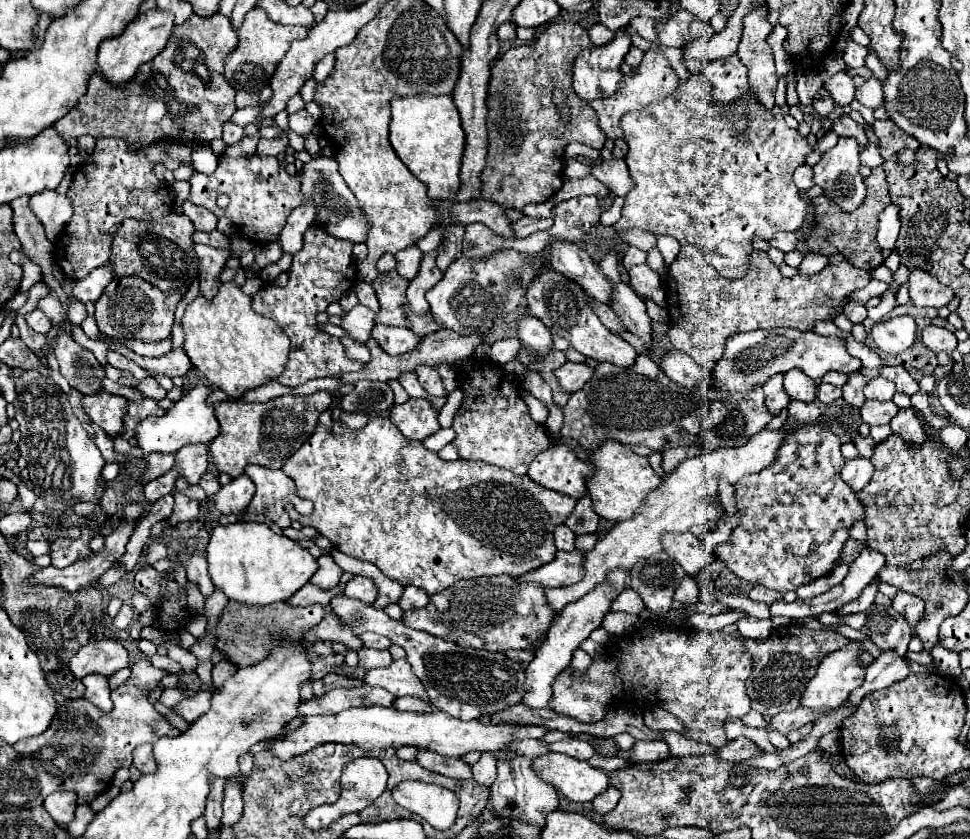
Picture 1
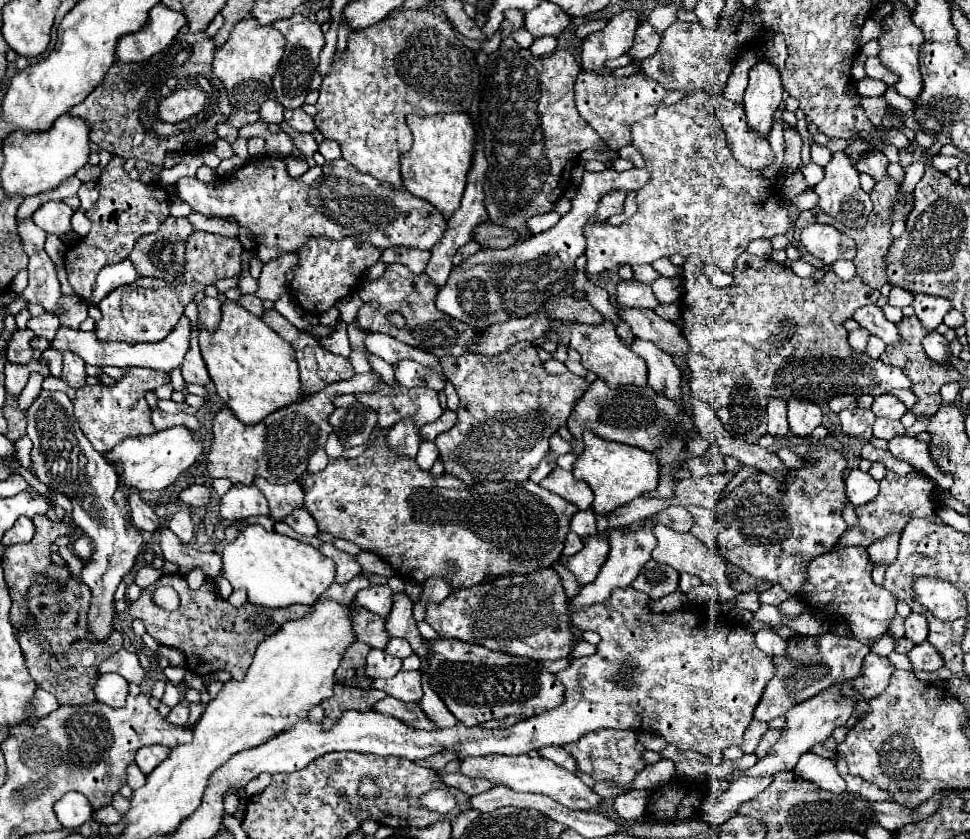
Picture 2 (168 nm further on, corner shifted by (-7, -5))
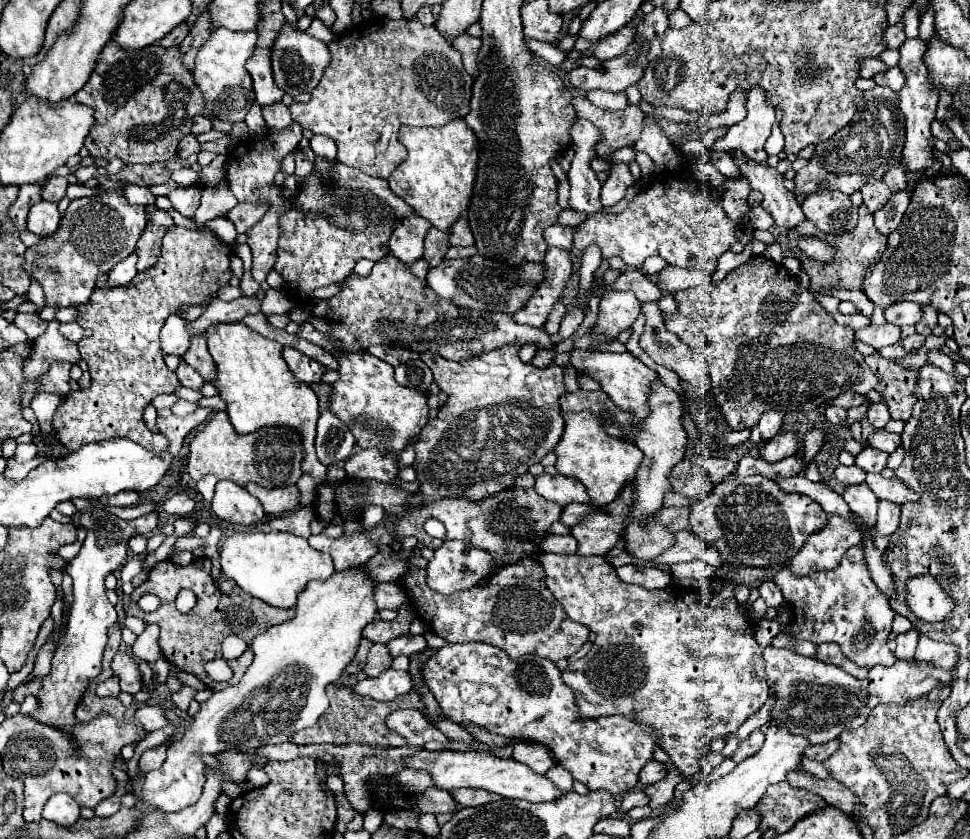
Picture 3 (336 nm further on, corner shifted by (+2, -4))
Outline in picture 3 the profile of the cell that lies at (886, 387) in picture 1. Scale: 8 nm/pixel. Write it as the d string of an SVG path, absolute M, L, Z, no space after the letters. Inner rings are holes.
M885 402L879 404L871 404L867 410L867 418L873 424L873 428L883 428L891 418L889 418L889 408L885 406Z

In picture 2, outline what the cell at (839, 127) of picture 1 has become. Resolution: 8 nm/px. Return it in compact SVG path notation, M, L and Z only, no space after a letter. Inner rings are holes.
M870 151L870 153L866 153L866 155L858 161L858 165L856 165L856 169L858 169L860 173L868 173L874 181L882 181L882 179L888 177L886 167L888 167L888 159L886 159L886 155L880 153L880 151Z

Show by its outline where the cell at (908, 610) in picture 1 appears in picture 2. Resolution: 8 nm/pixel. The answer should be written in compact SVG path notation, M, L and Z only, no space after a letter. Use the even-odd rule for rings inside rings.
M912 613L908 619L906 619L906 639L910 639L914 645L926 641L928 637L928 623L926 623L926 617L924 615L918 615L918 613Z

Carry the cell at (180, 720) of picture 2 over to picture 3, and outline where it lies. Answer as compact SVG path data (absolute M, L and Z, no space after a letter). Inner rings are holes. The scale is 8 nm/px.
M141 706L139 710L137 710L137 714L135 714L135 718L137 718L137 722L147 730L147 732L151 732L151 730L159 730L159 728L165 728L167 724L169 724L169 720L167 720L167 710L165 708L161 708L161 706Z

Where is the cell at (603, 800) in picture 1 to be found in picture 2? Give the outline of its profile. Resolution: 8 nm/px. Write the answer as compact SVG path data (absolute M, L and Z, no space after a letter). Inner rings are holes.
M644 789L644 791L626 791L622 795L616 797L614 801L614 811L622 817L622 819L628 819L628 821L636 821L640 817L646 815L646 805L648 805L648 799L650 799L652 791Z

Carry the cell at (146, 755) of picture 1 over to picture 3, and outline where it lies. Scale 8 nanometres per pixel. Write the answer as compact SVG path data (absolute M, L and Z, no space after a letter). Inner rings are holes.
M155 746L155 748L145 750L139 758L141 772L149 772L149 770L159 768L165 762L165 752L167 752L167 746Z

